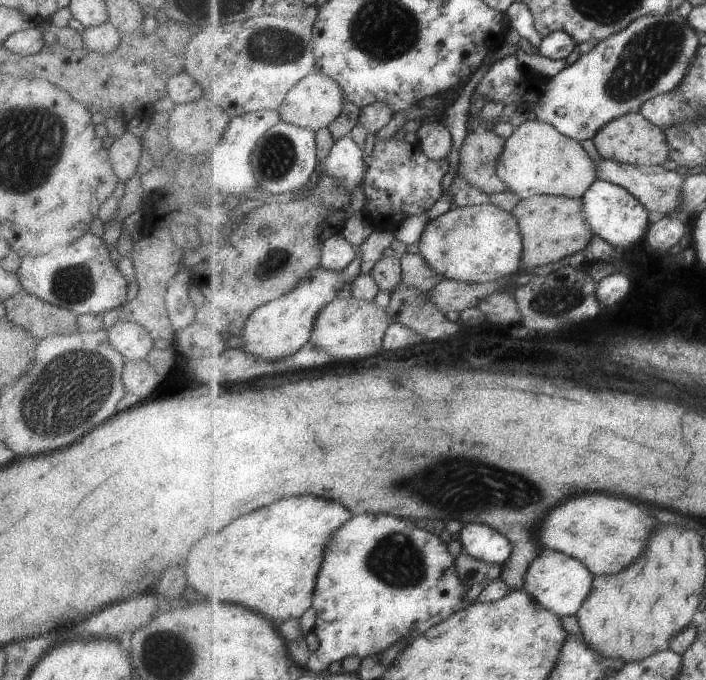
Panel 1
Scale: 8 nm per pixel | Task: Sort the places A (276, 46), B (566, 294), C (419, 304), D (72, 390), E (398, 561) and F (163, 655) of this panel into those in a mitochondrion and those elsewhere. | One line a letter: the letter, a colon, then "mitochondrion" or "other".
A: mitochondrion
B: mitochondrion
C: mitochondrion
D: mitochondrion
E: mitochondrion
F: mitochondrion

